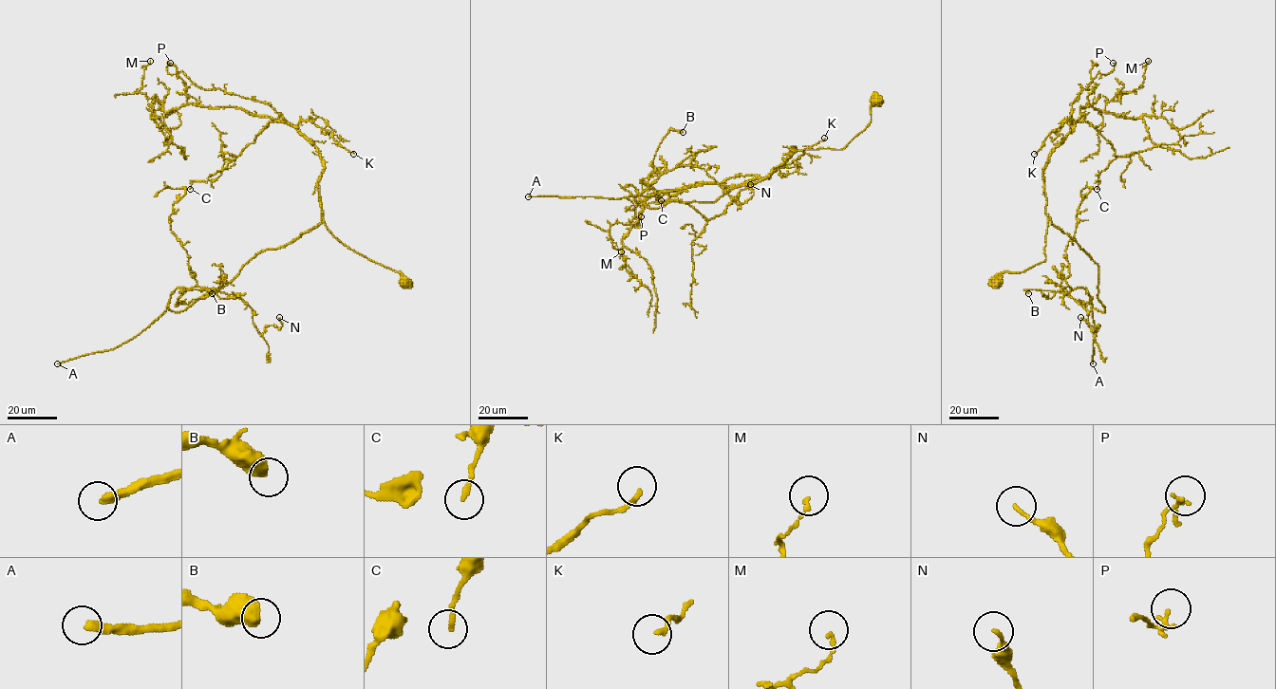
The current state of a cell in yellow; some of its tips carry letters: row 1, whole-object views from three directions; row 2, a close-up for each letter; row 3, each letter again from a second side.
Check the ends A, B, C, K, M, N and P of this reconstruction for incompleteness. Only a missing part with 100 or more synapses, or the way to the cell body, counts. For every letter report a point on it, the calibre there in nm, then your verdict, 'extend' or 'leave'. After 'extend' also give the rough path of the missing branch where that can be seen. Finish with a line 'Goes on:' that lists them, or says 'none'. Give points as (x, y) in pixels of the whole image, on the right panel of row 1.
A: (1093, 363) | 320 nm | extend | (1093, 363), (1088, 362), (1091, 326), (1080, 305), (1064, 305), (1058, 313), (1058, 307), (1097, 346), (1103, 378)
B: (1028, 293) | 550 nm | leave
C: (1097, 189) | 190 nm | leave
K: (1034, 154) | 180 nm | leave
M: (1148, 61) | 140 nm | leave
N: (1080, 317) | 120 nm | leave
P: (1113, 63) | 120 nm | leave
Goes on: A

